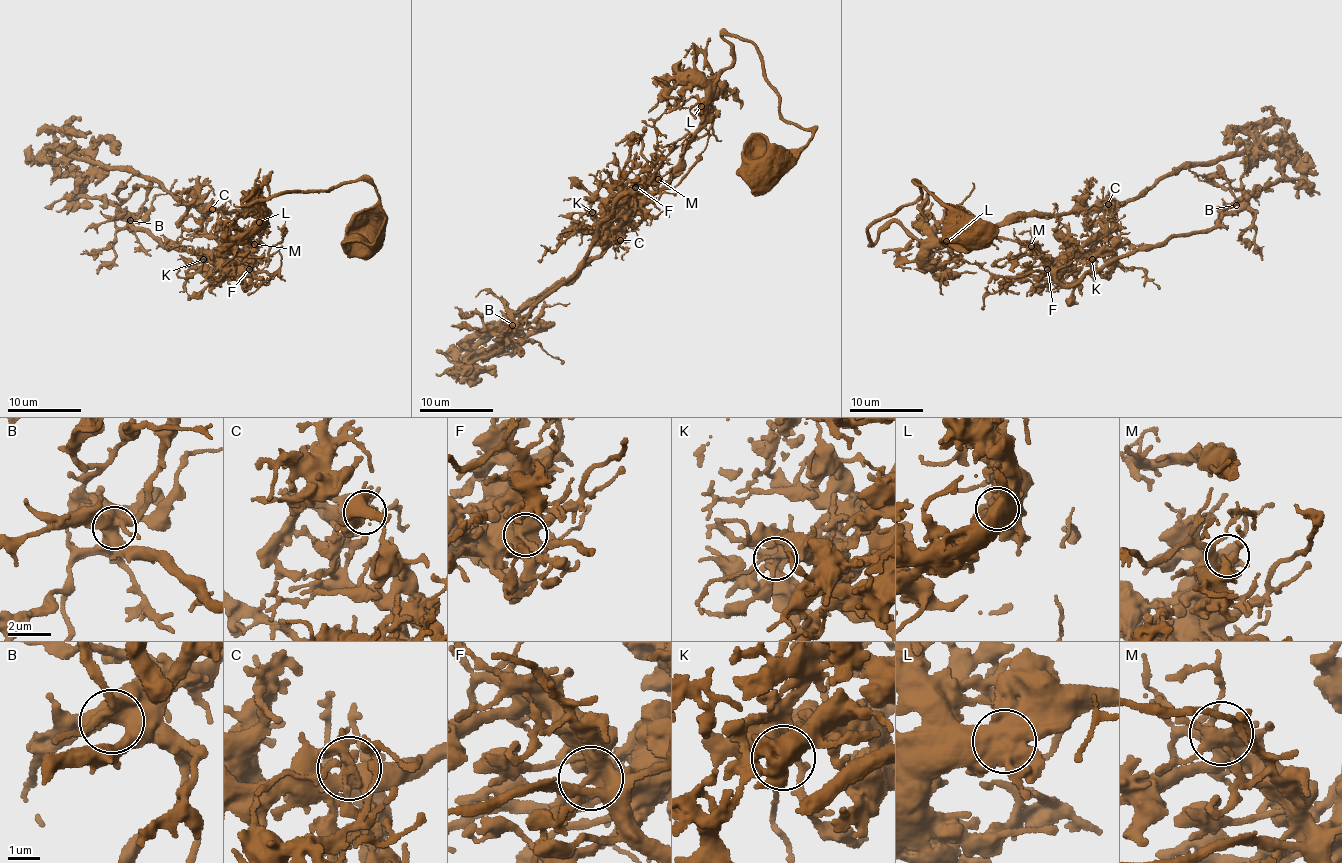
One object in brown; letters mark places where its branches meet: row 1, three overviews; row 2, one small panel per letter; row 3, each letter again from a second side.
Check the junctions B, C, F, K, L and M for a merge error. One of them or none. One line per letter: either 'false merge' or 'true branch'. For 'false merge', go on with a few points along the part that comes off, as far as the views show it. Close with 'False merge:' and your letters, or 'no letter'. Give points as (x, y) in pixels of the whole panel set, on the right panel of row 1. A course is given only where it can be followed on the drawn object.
B: true branch
C: false merge; foreign part runs (1108, 203), (1105, 237), (1124, 258), (1203, 232), (1291, 181), (1299, 161), (1293, 166)
F: true branch
K: true branch
L: true branch
M: true branch
False merge: C

